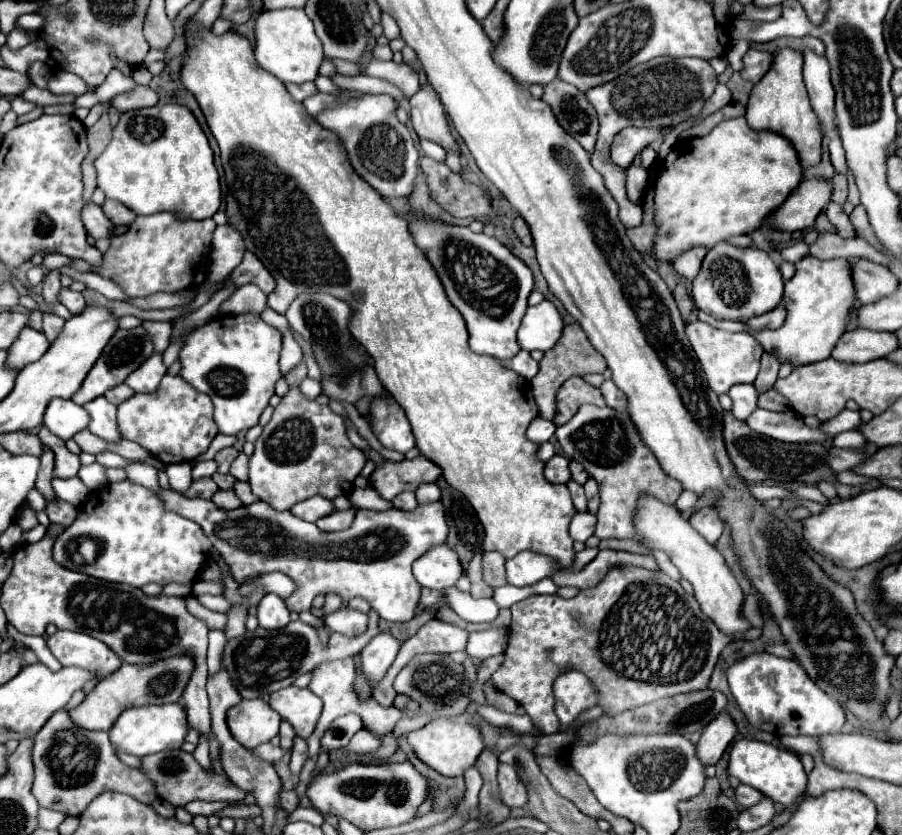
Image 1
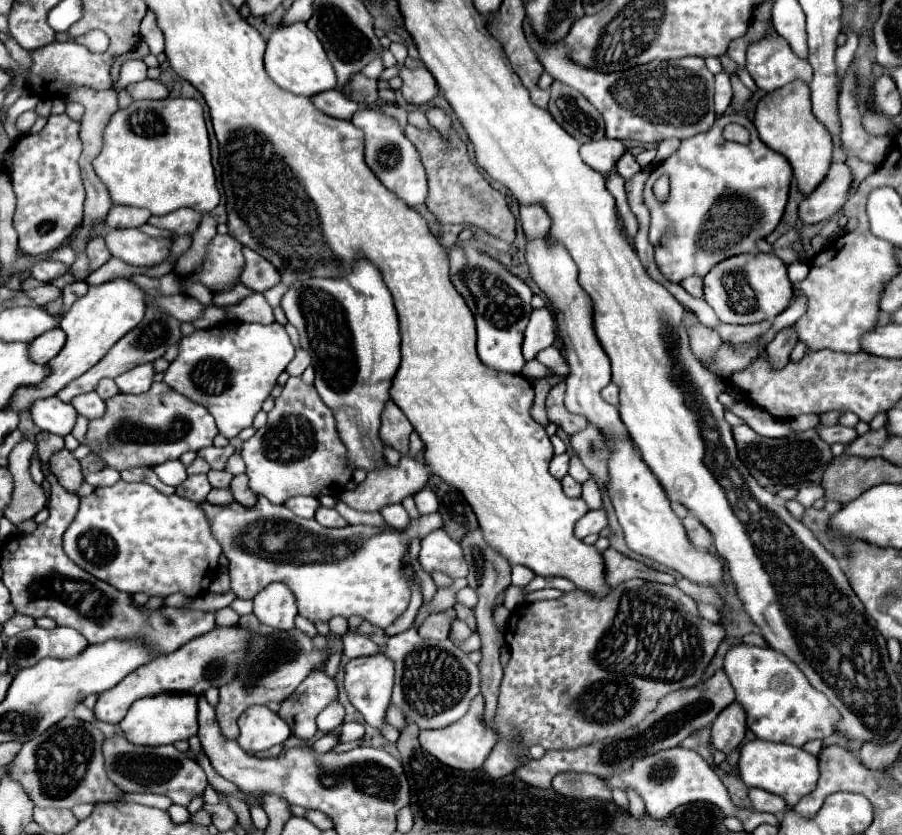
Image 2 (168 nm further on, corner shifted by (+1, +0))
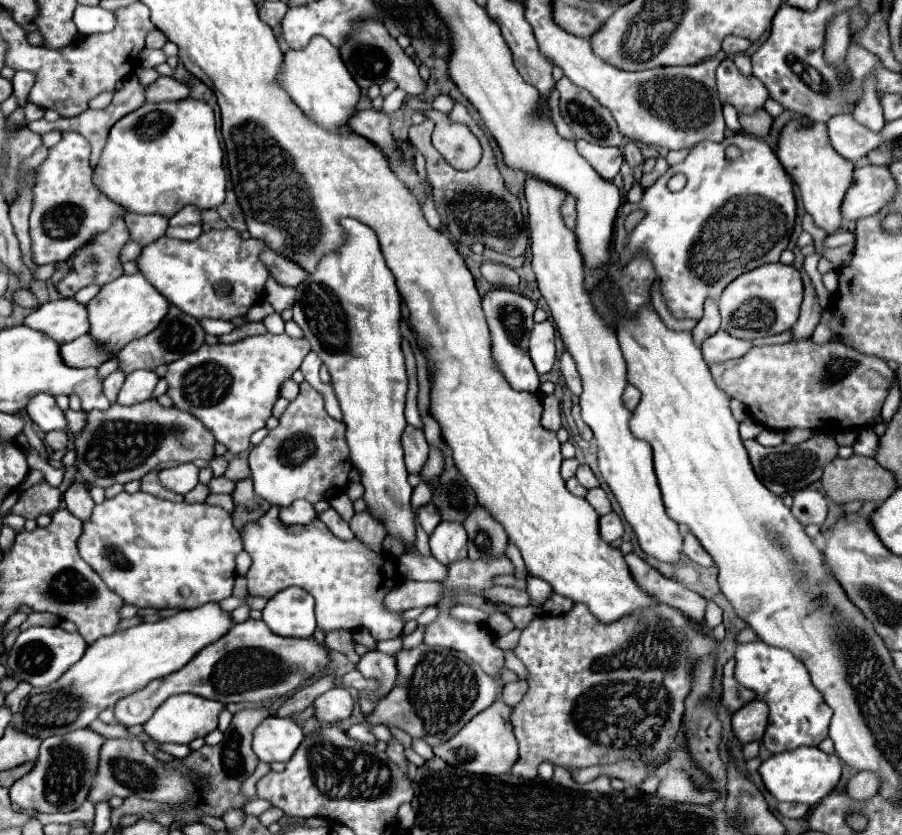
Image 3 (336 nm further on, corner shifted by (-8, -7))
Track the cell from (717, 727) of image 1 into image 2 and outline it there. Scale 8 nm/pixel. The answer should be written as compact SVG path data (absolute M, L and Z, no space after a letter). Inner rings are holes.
M731 703L723 713L717 715L715 723L711 725L711 745L715 751L731 753L743 741L745 731L745 711L739 703Z

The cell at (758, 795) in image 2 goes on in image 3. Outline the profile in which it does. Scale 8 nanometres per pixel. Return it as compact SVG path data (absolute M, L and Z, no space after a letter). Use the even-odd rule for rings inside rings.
M780 804L780 812L786 818L802 818L808 814L808 810L810 810L810 806L806 806L806 804Z

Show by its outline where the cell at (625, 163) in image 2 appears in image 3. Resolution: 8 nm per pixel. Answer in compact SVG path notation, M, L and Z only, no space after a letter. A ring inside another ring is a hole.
M628 142L628 144L624 146L624 158L626 158L626 162L628 162L632 168L636 168L636 166L640 166L640 164L644 162L644 158L642 158L642 154L640 154L640 148L638 148L636 144L632 144L632 142Z

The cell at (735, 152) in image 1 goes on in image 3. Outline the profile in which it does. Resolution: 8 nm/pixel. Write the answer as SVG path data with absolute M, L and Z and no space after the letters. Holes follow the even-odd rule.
M732 134L726 136L722 142L700 142L690 150L684 162L670 166L654 186L644 190L644 196L638 204L626 202L614 224L614 252L618 254L618 260L622 266L626 266L636 254L644 252L648 254L650 262L654 264L656 278L660 278L660 290L664 296L664 302L674 318L694 318L700 320L702 306L710 298L718 302L724 288L736 280L738 276L770 262L778 262L780 254L786 250L788 240L792 236L796 218L796 200L792 190L792 178L786 174L786 170L780 166L778 156L772 152L772 148L750 134ZM726 146L738 146L742 150L742 156L734 162L728 162L724 158ZM676 172L686 174L688 184L680 192L668 190L668 180ZM632 210L646 210L646 218L626 234L624 220Z

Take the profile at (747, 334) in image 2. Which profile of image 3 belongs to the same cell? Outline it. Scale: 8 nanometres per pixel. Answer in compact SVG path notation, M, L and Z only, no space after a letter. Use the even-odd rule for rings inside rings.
M718 330L714 336L710 336L704 344L702 344L702 354L708 366L716 364L716 362L726 362L726 360L734 360L744 356L748 350L752 348L752 342L744 342L738 338L732 338L730 334L726 334L724 330Z

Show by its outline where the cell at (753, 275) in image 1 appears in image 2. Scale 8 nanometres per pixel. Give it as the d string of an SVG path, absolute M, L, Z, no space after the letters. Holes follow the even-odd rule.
M747 253L723 259L723 263L717 263L703 279L703 291L703 299L713 307L719 321L735 325L749 325L765 319L773 321L793 297L787 265L773 253Z

